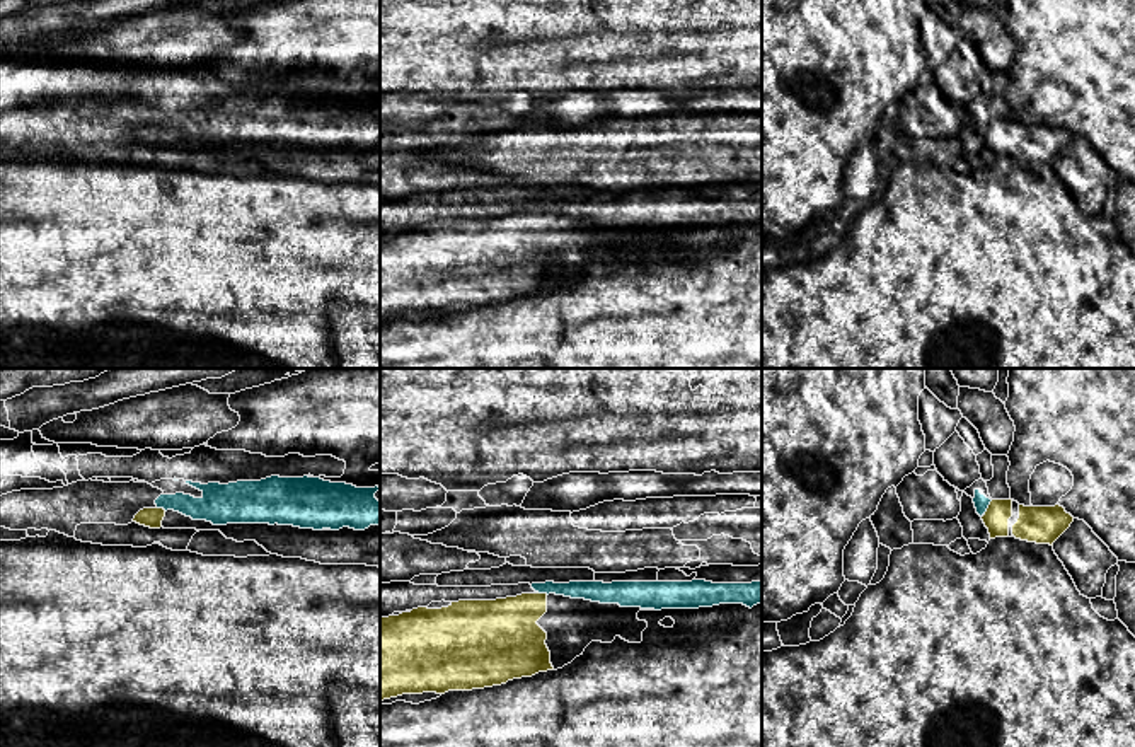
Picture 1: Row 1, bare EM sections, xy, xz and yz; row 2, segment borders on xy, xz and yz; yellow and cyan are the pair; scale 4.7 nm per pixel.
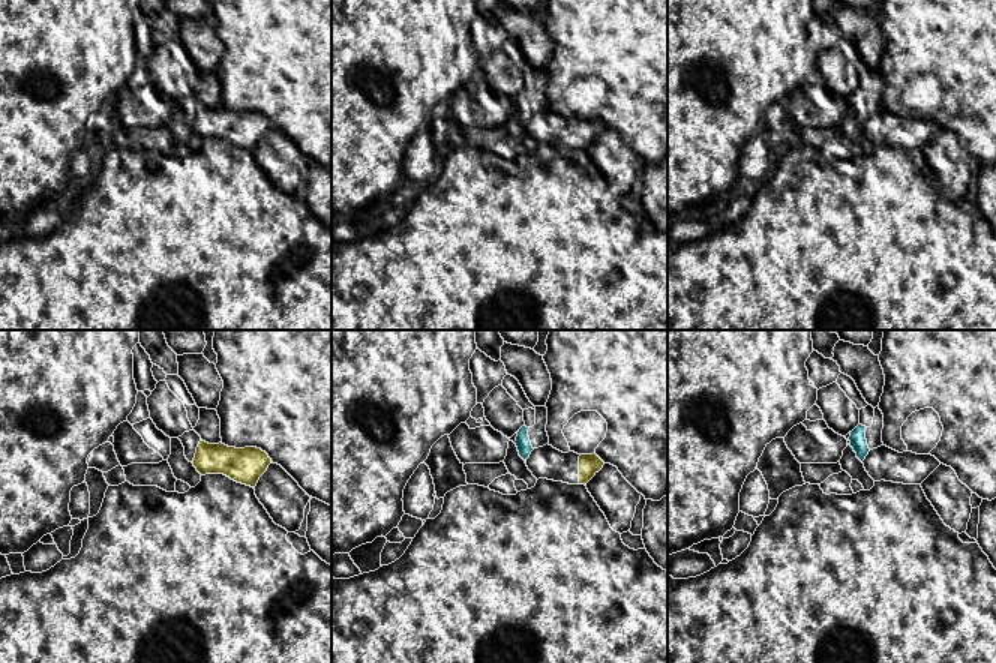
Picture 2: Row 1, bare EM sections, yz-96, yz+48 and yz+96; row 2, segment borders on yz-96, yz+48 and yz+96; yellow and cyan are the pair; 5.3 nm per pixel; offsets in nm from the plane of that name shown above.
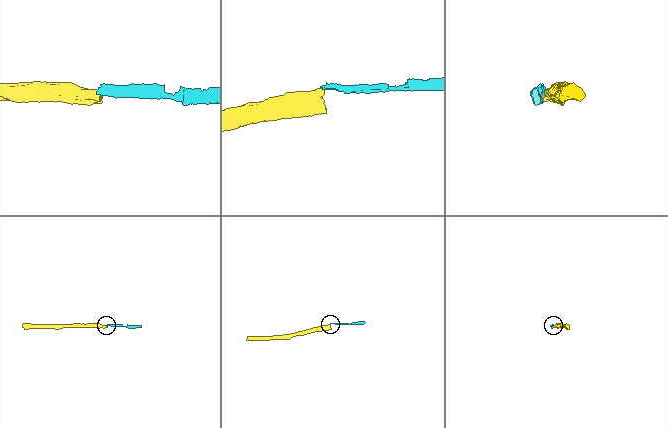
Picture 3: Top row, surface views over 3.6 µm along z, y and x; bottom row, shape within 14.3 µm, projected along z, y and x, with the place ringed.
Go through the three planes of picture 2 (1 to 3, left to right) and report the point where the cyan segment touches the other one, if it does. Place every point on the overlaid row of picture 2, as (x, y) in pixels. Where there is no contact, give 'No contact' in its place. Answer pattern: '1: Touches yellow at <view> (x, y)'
1: No contact
2: No contact
3: No contact

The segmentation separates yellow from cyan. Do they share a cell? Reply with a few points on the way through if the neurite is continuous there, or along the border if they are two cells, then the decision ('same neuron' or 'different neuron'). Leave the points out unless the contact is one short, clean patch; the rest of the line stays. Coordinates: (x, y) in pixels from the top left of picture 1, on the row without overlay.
along yz (992, 118), (984, 130) | different neuron

